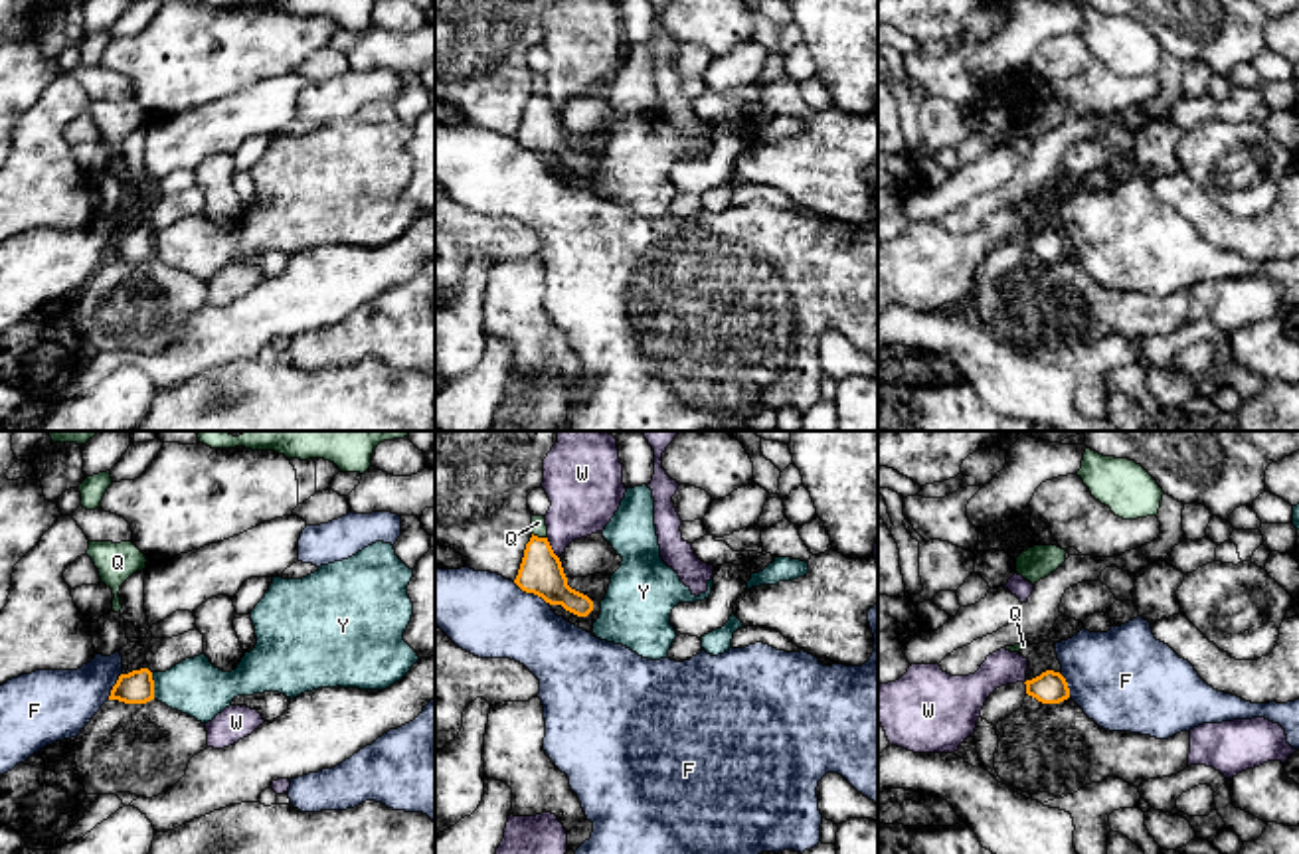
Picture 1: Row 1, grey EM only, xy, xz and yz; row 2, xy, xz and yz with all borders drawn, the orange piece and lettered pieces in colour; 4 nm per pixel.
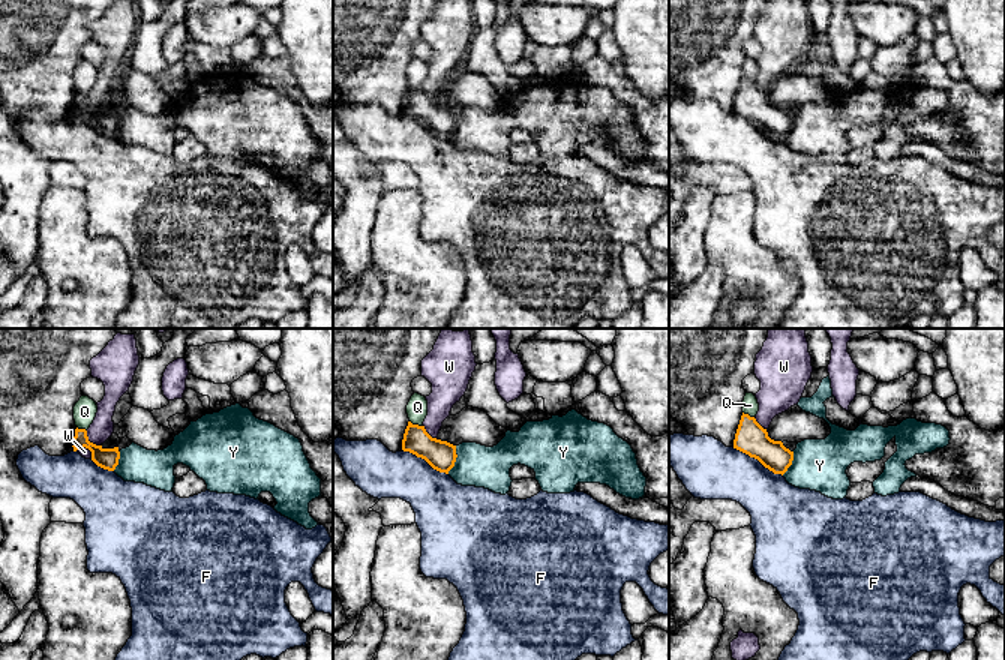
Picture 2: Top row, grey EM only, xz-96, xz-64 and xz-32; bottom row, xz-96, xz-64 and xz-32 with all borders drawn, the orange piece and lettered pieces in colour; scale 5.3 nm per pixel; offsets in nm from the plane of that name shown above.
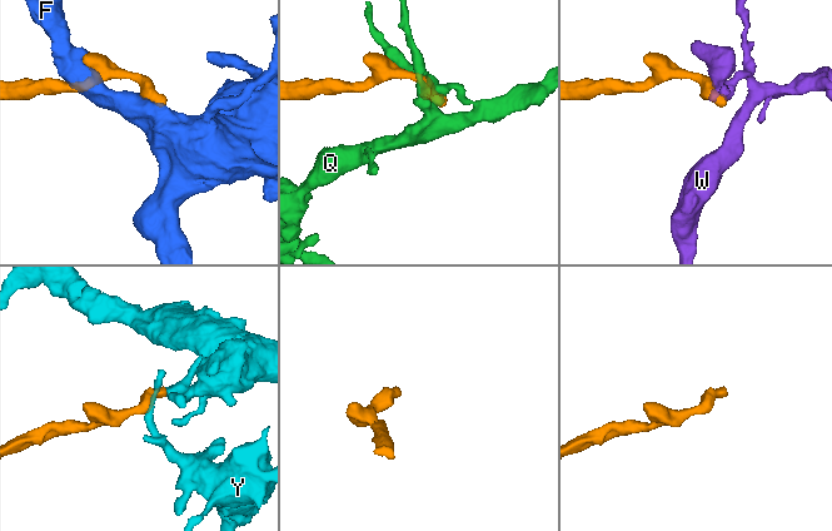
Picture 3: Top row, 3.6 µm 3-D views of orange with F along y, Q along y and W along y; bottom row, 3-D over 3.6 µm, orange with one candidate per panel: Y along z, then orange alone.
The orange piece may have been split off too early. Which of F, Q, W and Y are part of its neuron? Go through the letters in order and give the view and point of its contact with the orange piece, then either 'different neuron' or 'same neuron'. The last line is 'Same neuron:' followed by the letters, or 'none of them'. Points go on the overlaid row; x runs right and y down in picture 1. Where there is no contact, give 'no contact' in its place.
F: contact xz (530, 592); different neuron
Q: contact xz (540, 538); different neuron
W: contact xz (550, 548); different neuron
Y: contact xy (153, 686); different neuron
Same neuron: none of them

